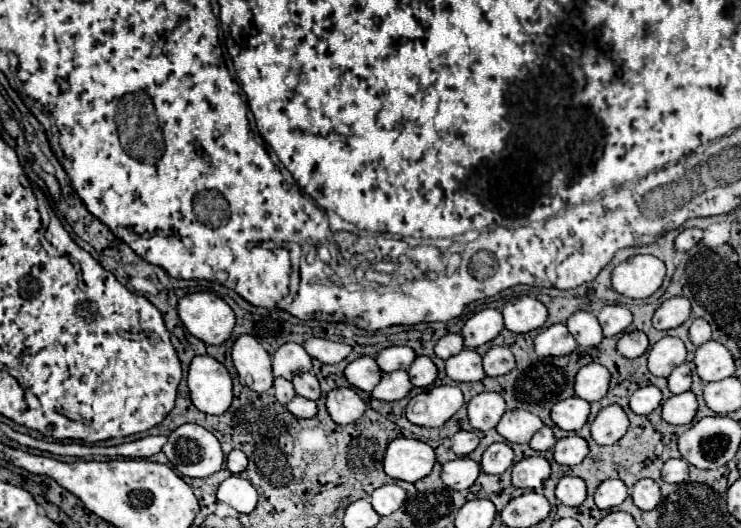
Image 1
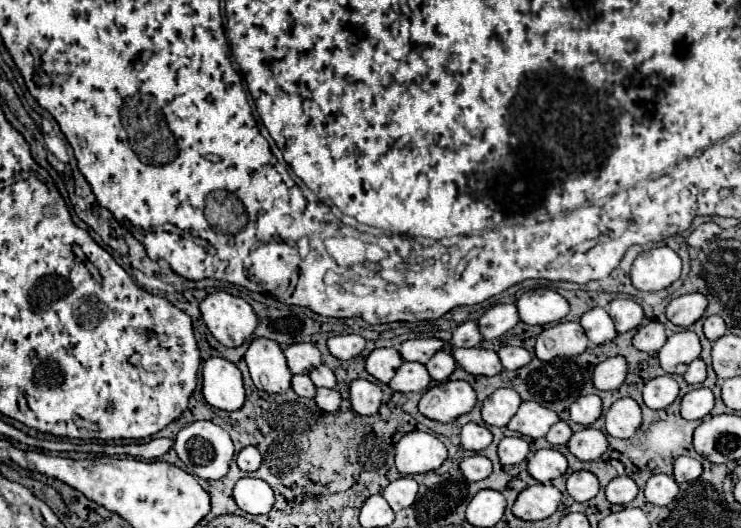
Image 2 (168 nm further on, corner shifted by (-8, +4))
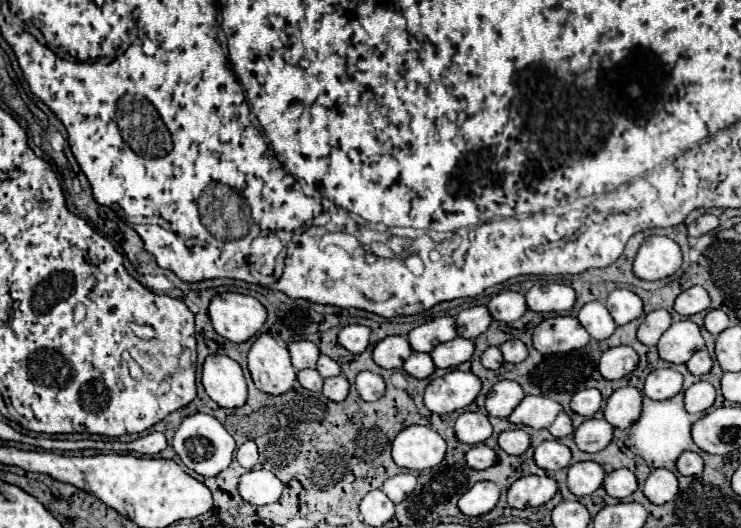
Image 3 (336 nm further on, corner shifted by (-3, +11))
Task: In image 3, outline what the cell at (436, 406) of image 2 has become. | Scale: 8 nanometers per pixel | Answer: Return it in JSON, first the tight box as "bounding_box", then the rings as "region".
{"bounding_box":[425,371,481,413],"region":[[[449,371],[433,379],[425,389],[425,405],[433,413],[451,413],[475,401],[481,391],[481,381],[471,371]]]}

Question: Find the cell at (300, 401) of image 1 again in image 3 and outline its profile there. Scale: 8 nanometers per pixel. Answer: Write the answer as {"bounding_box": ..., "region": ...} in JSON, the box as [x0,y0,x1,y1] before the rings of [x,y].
{"bounding_box":[323,375,349,401],"region":[[[339,375],[339,377],[329,377],[325,379],[325,385],[323,385],[323,395],[331,401],[343,401],[349,393],[349,381],[347,377]]]}

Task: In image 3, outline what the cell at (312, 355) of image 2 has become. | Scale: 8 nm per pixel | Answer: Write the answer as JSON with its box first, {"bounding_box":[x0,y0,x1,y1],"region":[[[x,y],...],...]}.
{"bounding_box":[289,341,319,369],"region":[[[295,341],[289,343],[289,353],[291,353],[291,363],[295,369],[307,369],[307,367],[315,367],[317,359],[319,359],[319,349],[315,343],[311,341]]]}

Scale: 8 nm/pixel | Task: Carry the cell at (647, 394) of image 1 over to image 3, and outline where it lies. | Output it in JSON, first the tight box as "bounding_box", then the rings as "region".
{"bounding_box":[645,367,683,399],"region":[[[671,367],[655,369],[645,379],[645,395],[649,399],[671,399],[683,389],[683,375]]]}

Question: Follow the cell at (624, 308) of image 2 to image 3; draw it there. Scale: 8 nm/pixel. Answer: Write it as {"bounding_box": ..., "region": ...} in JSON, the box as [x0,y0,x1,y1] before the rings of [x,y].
{"bounding_box":[605,289,643,325],"region":[[[615,289],[607,297],[605,305],[611,311],[611,315],[613,315],[617,325],[625,325],[625,323],[637,319],[643,313],[641,299],[633,291],[629,291],[629,289]]]}

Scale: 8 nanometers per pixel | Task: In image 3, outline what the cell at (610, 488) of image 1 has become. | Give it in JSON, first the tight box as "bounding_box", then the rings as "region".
{"bounding_box":[605,469,637,499],"region":[[[617,469],[605,475],[605,491],[615,499],[625,499],[637,489],[637,479],[629,469]]]}

